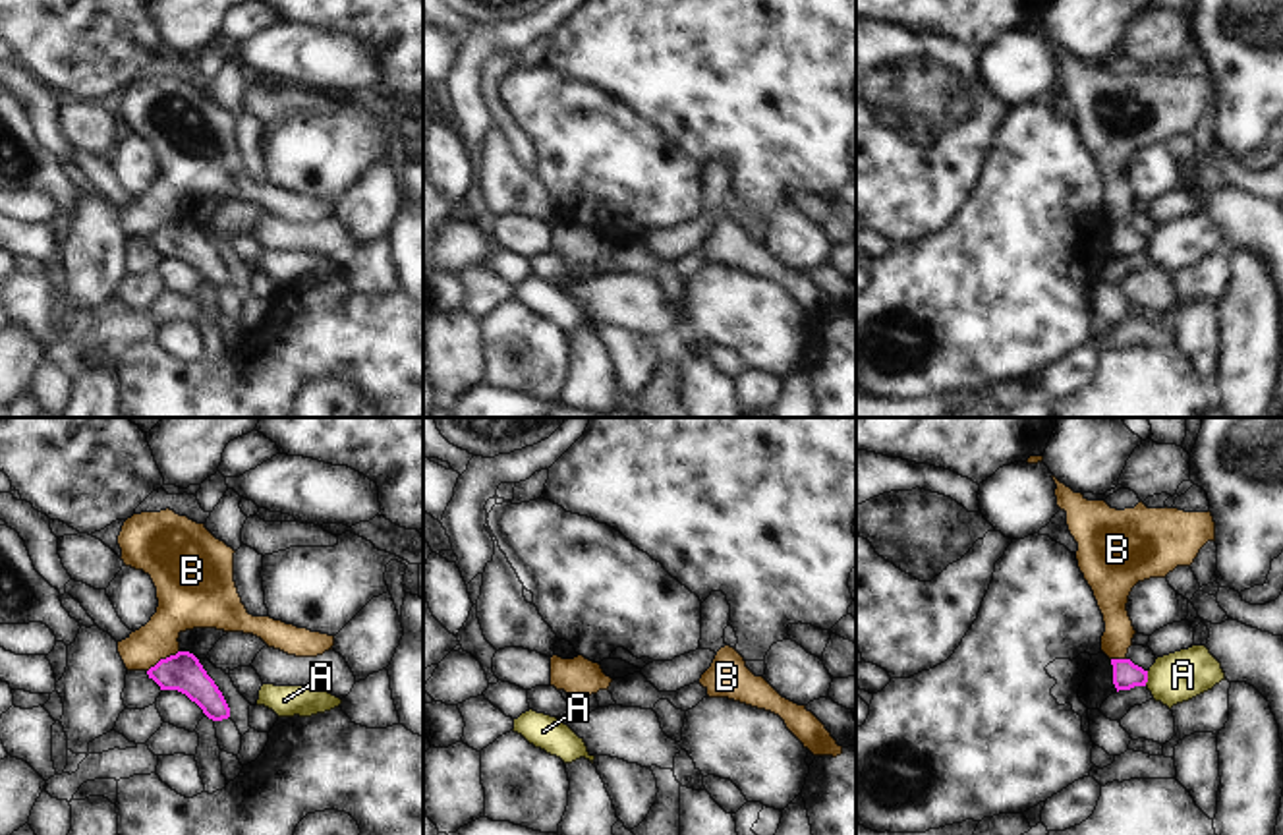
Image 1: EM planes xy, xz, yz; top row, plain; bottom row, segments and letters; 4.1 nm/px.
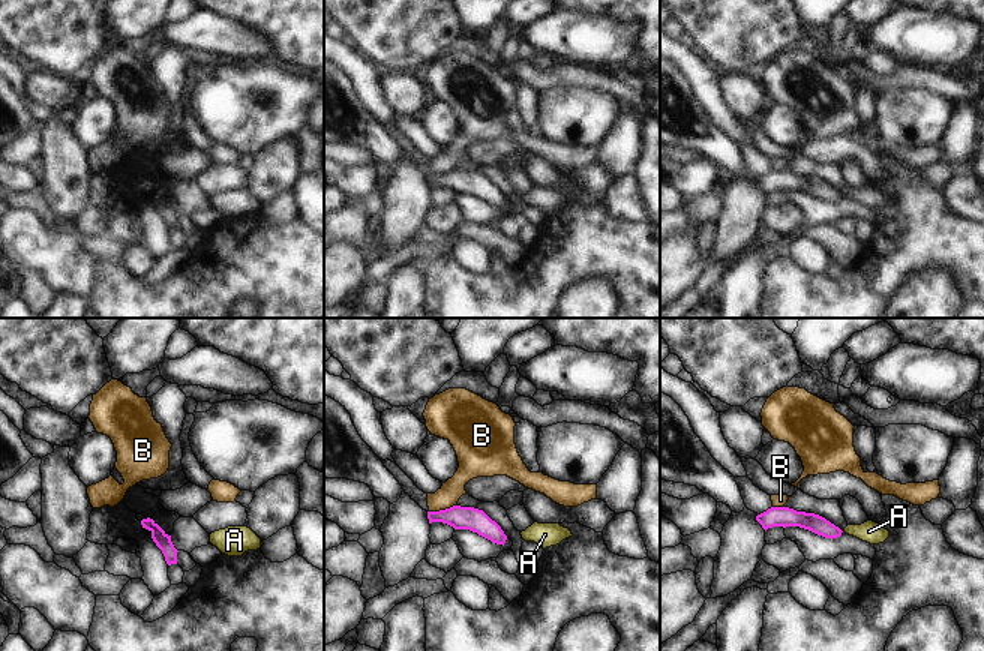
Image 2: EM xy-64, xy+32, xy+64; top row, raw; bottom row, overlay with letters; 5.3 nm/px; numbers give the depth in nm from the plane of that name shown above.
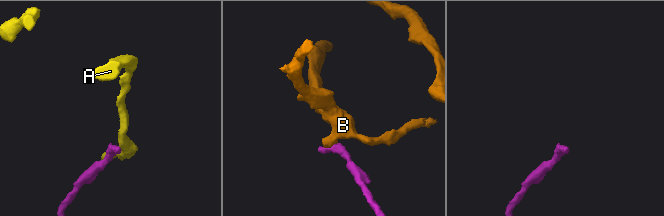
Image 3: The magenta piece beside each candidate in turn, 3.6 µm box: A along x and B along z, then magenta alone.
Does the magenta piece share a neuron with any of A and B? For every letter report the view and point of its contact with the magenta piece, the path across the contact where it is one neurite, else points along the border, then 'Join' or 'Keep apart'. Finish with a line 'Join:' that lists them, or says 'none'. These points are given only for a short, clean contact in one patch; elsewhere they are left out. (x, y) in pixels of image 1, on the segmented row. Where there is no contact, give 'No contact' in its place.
A: Touches magenta at yz (1146, 679). Boundary: yz (1148, 671), (1144, 685). Keep apart
B: Touches magenta at xy (163, 660). Boundary: xy (178, 650), (161, 658), (147, 671). Keep apart
Join: none

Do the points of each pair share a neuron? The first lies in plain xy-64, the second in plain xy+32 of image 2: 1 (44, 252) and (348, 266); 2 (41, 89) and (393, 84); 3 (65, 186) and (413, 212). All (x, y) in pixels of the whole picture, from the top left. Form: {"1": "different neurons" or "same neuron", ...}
{"1": "different neurons", "2": "same neuron", "3": "same neuron"}

